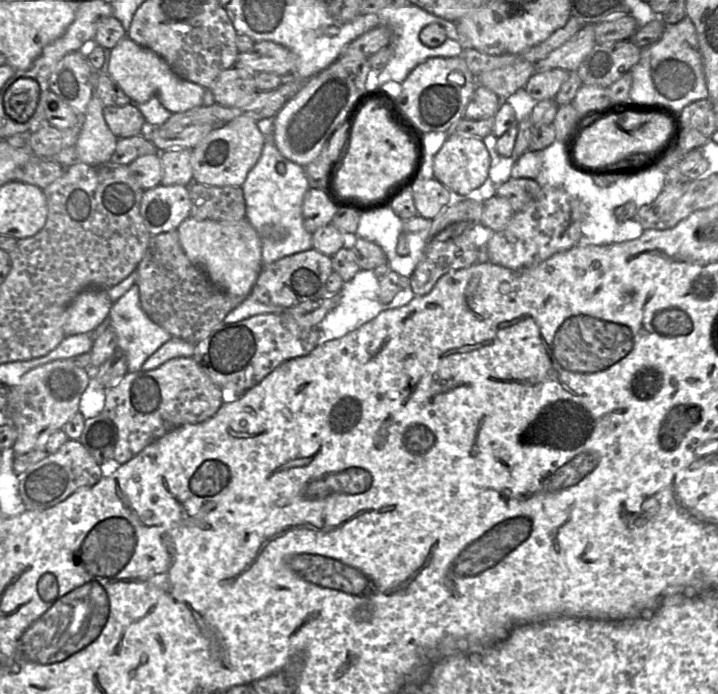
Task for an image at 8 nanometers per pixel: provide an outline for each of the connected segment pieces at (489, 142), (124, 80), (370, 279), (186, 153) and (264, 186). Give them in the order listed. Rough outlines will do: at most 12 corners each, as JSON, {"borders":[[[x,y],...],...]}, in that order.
{"borders":[[[497,138],[483,139],[491,165],[482,199],[496,195],[496,188],[511,178],[517,160],[496,151]],[[128,36],[108,76],[131,103],[157,98],[172,114],[201,106],[203,86]],[[373,270],[344,283],[317,325],[319,343],[341,338],[416,296],[408,286],[379,300]],[[191,149],[160,153],[161,185],[193,182]],[[272,133],[241,186],[262,266],[312,249],[305,168]]]}

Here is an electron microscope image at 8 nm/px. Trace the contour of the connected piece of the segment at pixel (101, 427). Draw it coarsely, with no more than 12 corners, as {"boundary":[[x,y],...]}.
{"boundary":[[101,412],[78,441],[101,465],[114,458],[118,430]]}

